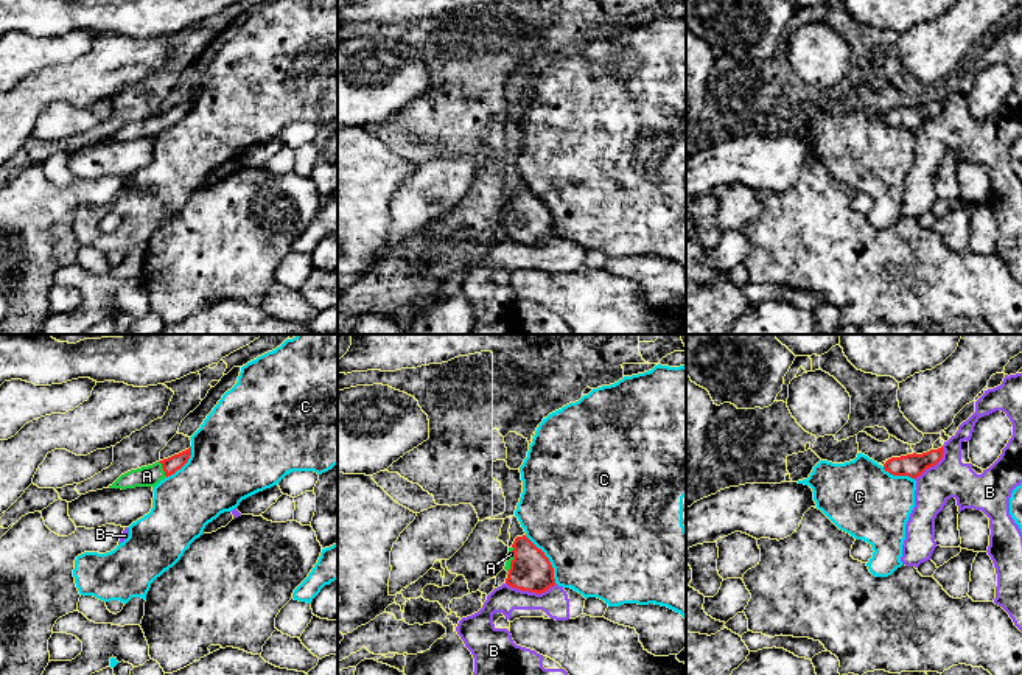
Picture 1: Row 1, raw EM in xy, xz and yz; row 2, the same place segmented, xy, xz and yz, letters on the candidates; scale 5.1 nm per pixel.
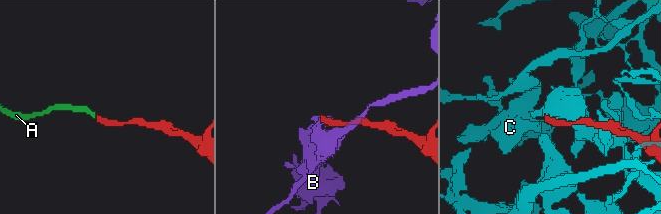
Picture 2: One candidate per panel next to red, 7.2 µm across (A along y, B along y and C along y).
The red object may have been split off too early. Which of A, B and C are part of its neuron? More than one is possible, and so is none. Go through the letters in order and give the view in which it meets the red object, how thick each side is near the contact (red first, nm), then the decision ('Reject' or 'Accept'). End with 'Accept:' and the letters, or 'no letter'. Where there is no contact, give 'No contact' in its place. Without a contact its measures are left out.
A: Touches red in xy. Thickness 90 nm (red) against 110 nm. Accept
B: Touches red in xz. Thickness 220 nm (red) against 150 nm. Reject
C: Touches red in xz. Thickness 220 nm (red) against 500 nm. Reject
Accept: A

